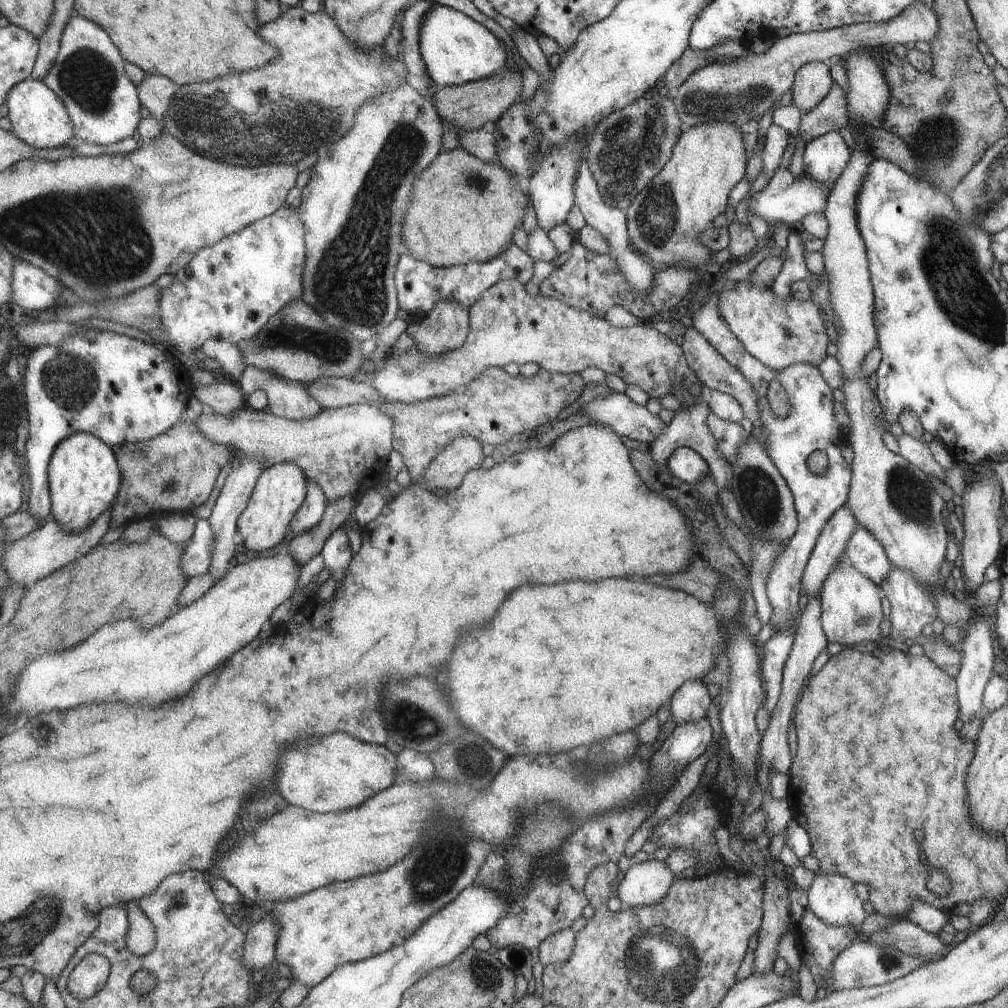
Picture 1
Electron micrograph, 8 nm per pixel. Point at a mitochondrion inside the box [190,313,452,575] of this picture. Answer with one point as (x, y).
(330, 347)

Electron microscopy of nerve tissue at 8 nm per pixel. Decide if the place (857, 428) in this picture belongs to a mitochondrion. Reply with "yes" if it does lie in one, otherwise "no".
no

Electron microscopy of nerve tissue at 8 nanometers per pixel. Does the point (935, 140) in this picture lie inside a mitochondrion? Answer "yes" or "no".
yes

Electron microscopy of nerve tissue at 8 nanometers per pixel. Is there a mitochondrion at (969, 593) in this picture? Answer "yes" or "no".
no

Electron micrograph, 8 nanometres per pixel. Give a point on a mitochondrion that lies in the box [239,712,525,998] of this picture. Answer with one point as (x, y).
(428, 884)

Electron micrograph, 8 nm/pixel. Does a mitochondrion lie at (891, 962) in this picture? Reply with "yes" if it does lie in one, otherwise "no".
yes

